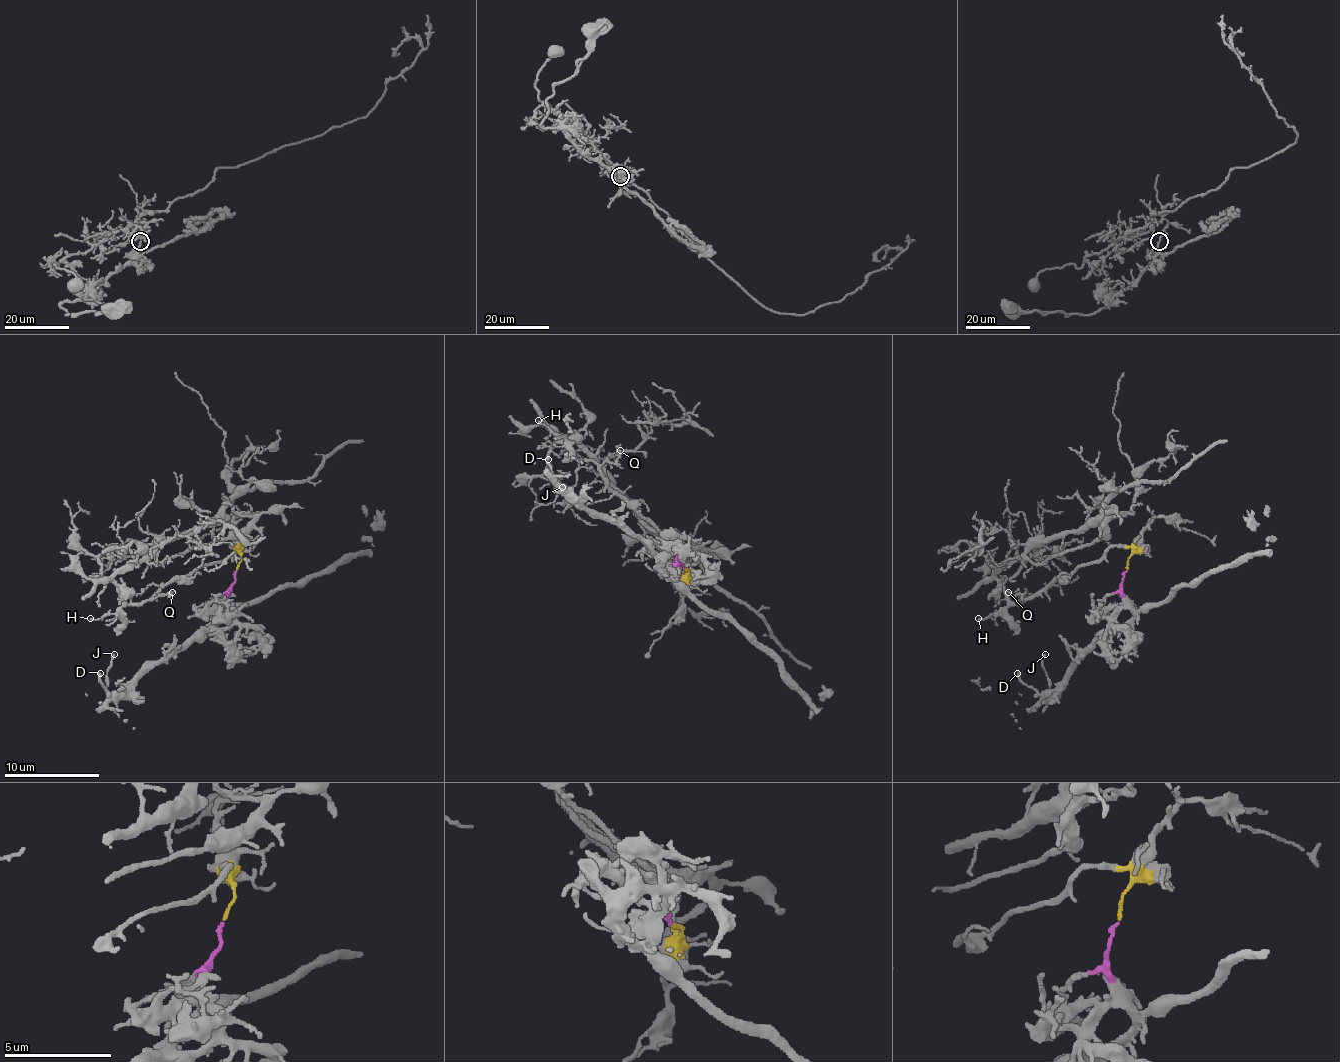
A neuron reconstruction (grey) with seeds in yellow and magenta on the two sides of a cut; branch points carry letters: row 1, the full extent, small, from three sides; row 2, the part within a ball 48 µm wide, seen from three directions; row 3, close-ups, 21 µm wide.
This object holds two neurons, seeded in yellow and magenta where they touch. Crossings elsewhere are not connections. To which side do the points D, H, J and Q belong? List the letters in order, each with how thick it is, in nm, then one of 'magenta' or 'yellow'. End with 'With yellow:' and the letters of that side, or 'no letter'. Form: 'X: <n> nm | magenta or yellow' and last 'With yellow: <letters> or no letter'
D: 180 nm | magenta
H: 100 nm | yellow
J: 130 nm | magenta
Q: 140 nm | yellow
With yellow: H, Q

